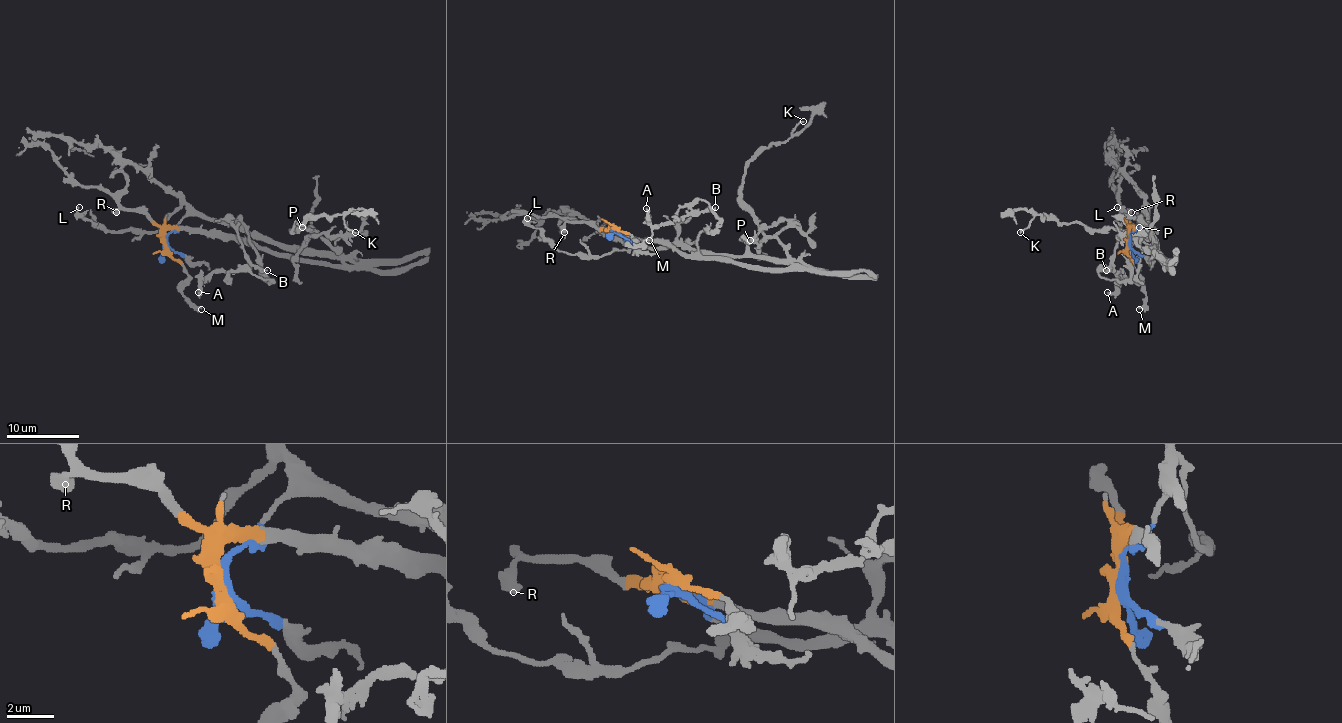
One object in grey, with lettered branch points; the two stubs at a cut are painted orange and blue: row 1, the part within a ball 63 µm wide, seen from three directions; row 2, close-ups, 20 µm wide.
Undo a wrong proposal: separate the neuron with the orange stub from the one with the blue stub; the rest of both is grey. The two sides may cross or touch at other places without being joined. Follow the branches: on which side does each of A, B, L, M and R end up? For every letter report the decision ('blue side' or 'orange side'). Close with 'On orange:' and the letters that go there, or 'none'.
A: blue side
B: blue side
L: blue side
M: orange side
R: orange side
On orange: M, R

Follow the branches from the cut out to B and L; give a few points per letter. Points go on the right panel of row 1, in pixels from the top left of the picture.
B: (1128, 243), (1130, 232), (1144, 216), (1146, 218), (1124, 220), (1115, 258), (1106, 271)
L: (1128, 243), (1146, 205), (1148, 222), (1154, 231), (1135, 227), (1117, 207)

